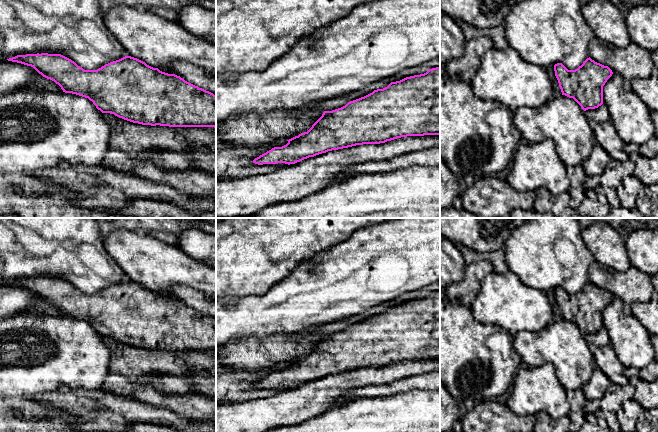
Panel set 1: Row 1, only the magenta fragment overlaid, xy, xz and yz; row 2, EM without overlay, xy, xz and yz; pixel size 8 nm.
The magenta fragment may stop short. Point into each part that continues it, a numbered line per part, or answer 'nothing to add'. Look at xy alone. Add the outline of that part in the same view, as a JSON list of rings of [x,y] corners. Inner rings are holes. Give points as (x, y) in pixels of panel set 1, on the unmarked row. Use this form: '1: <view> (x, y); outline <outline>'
nothing to add

